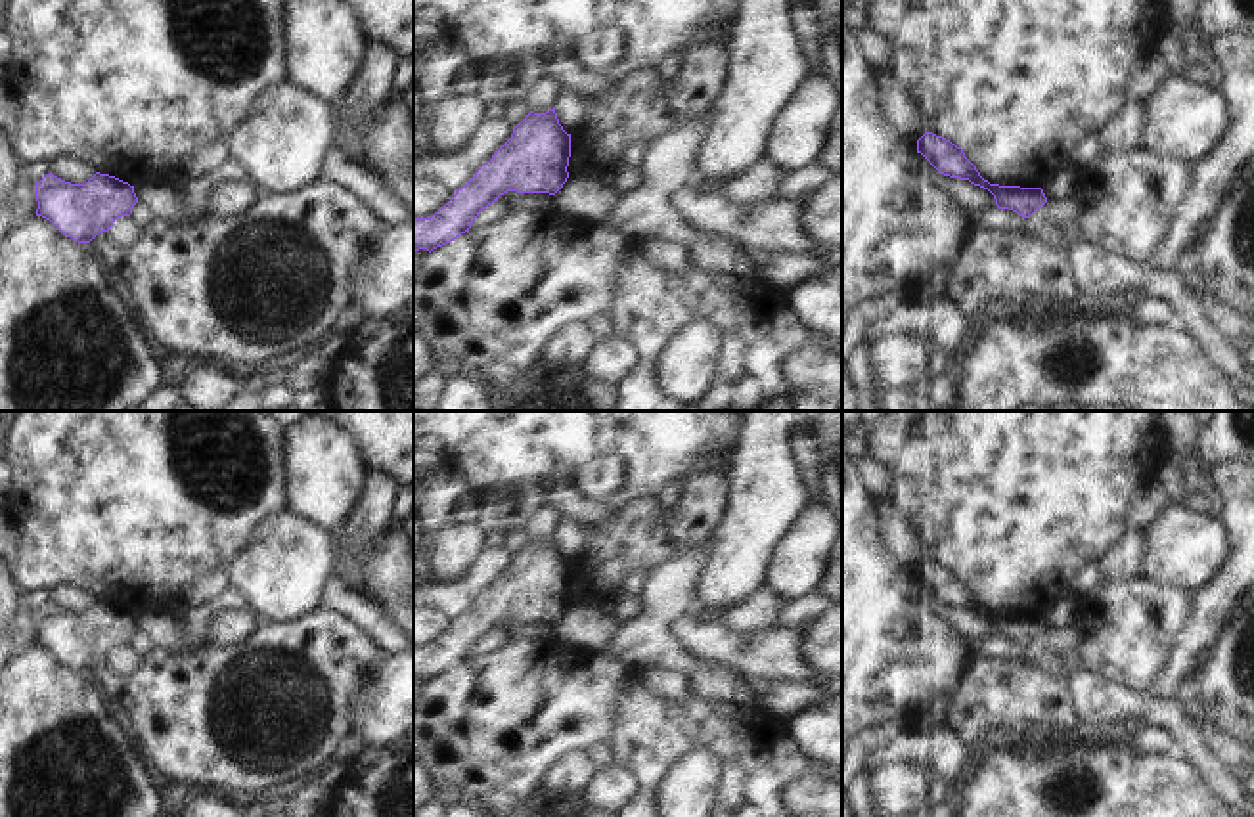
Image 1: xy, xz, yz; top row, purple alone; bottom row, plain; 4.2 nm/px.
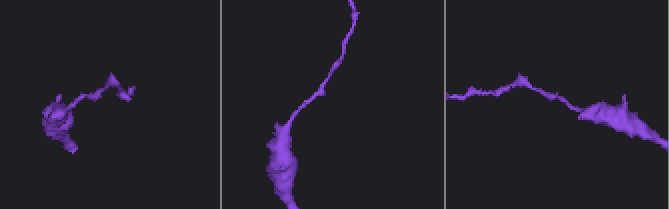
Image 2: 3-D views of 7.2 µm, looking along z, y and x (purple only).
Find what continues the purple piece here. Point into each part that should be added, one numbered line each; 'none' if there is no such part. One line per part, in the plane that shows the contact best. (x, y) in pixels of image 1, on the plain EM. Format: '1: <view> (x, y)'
none

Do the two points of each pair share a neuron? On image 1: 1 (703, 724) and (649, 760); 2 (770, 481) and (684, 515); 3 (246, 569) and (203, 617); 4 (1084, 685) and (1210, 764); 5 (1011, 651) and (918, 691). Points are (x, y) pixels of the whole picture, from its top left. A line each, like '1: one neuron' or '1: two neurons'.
1: one neuron
2: two neurons
3: two neurons
4: one neuron
5: two neurons

